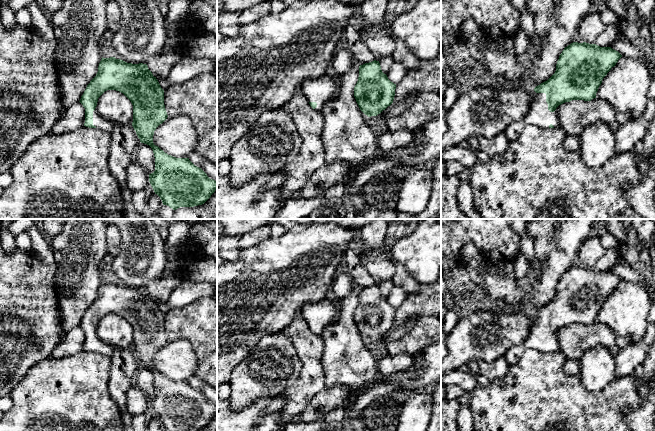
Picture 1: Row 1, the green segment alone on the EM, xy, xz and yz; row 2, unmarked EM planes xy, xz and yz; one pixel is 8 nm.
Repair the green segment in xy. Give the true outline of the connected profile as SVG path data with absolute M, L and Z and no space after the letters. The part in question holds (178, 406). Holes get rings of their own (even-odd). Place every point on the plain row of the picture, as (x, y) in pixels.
M102 281L96 300L90 305L81 320L79 326L85 332L84 350L111 358L114 347L103 342L96 333L98 322L107 314L116 314L123 317L133 329L132 350L140 366L149 369L153 374L155 395L149 398L149 406L155 418L162 424L163 429L169 431L194 431L204 428L217 413L217 406L210 403L189 382L176 382L168 379L153 367L154 355L167 343L168 339L164 329L164 314L148 293L147 288L132 288L115 281Z

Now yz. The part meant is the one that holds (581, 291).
M573 266L565 271L555 297L534 312L527 338L504 354L507 364L518 363L529 349L543 353L559 351L556 332L572 324L591 325L596 322L603 302L621 281L611 271L586 266Z

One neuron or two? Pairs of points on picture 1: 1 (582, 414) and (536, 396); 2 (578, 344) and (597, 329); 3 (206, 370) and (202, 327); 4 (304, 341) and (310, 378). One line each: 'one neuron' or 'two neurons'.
1: one neuron
2: one neuron
3: one neuron
4: one neuron

